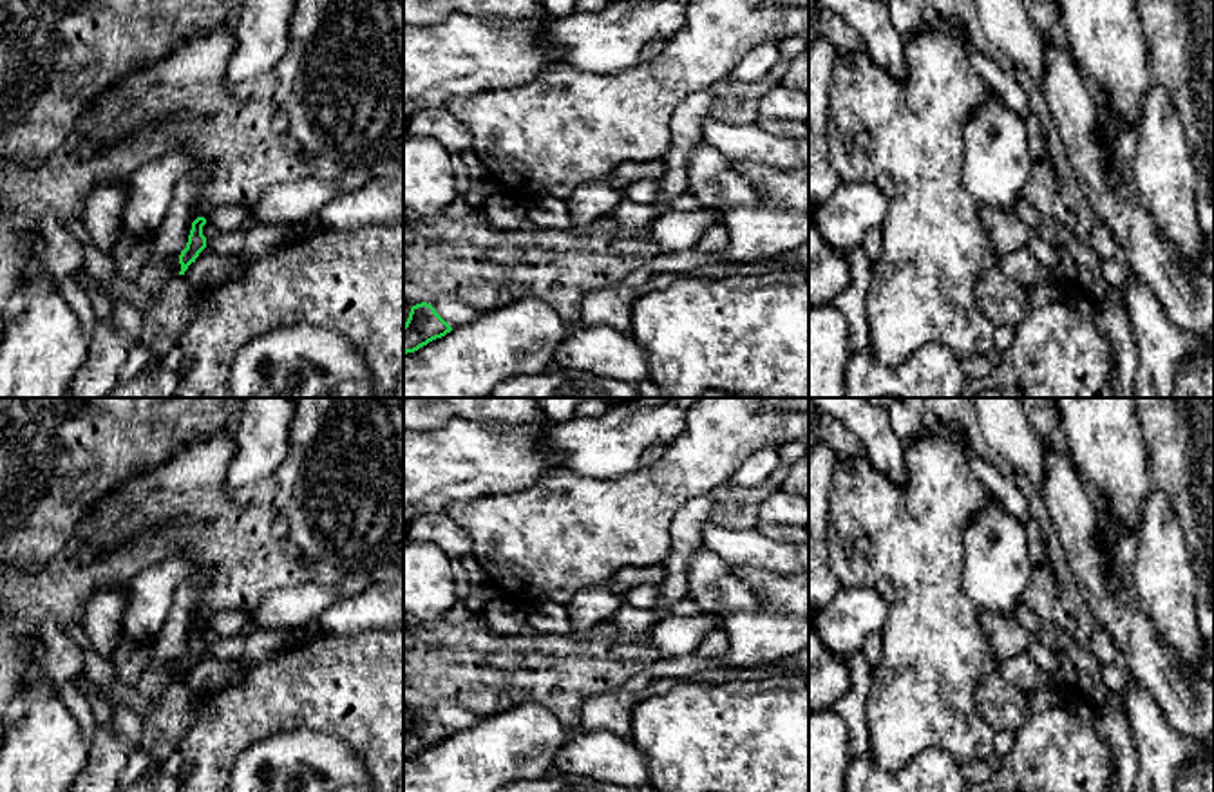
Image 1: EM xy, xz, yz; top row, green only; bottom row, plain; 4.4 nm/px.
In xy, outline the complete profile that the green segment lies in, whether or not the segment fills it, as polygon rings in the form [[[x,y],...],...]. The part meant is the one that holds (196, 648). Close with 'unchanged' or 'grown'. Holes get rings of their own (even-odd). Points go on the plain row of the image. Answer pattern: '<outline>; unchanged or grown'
[[[197,622],[192,627],[192,635],[190,635],[190,640],[188,640],[186,653],[179,660],[179,669],[181,669],[179,680],[185,680],[185,676],[188,674],[188,671],[192,667],[195,667],[195,664],[199,662],[199,658],[206,653],[206,642],[203,640],[203,631],[204,629],[206,629],[204,622]]]; unchanged

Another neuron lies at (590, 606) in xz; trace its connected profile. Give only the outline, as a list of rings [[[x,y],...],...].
[[[599,584],[577,591],[568,602],[566,613],[572,629],[586,631],[597,624],[612,622],[621,606],[621,599],[608,588],[608,584]]]

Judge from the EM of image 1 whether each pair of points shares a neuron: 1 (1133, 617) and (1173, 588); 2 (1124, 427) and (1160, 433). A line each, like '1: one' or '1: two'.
1: two
2: two

